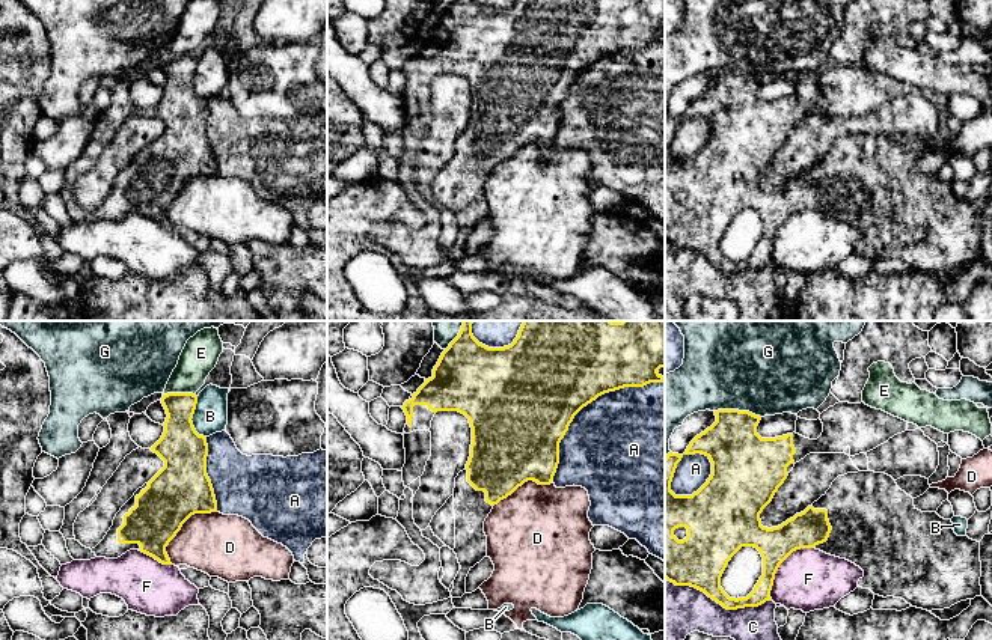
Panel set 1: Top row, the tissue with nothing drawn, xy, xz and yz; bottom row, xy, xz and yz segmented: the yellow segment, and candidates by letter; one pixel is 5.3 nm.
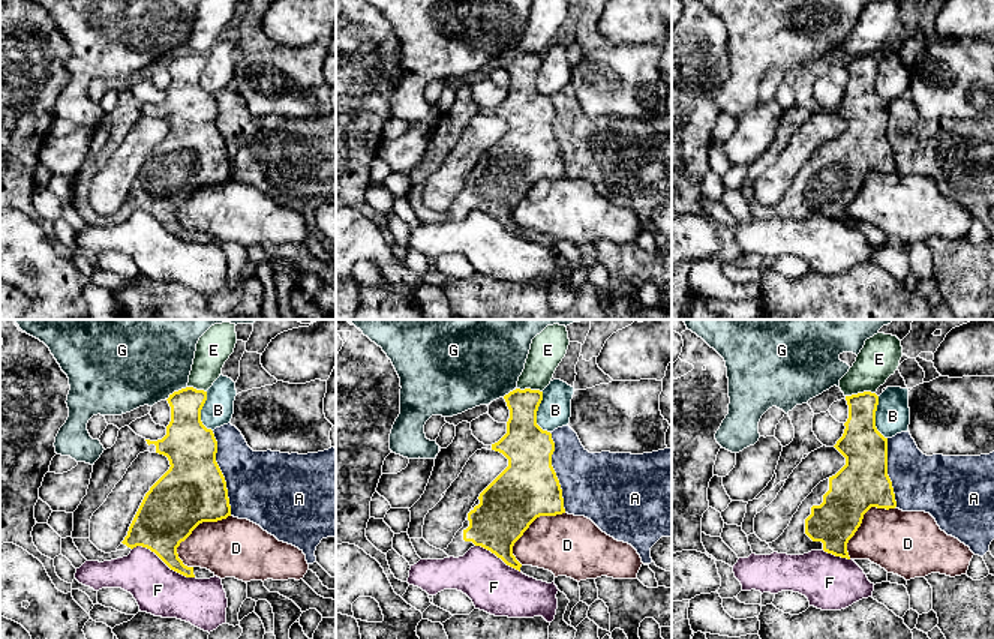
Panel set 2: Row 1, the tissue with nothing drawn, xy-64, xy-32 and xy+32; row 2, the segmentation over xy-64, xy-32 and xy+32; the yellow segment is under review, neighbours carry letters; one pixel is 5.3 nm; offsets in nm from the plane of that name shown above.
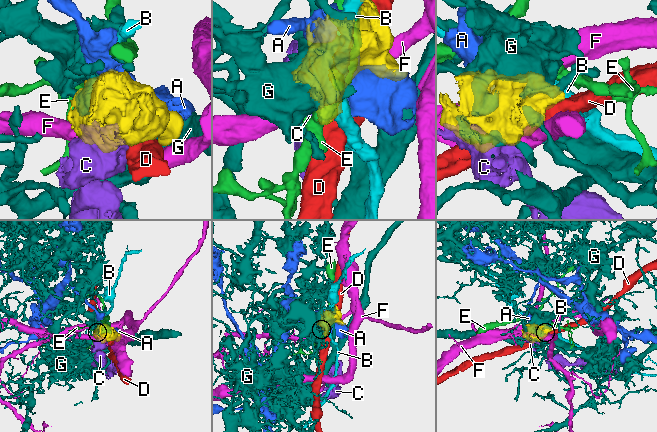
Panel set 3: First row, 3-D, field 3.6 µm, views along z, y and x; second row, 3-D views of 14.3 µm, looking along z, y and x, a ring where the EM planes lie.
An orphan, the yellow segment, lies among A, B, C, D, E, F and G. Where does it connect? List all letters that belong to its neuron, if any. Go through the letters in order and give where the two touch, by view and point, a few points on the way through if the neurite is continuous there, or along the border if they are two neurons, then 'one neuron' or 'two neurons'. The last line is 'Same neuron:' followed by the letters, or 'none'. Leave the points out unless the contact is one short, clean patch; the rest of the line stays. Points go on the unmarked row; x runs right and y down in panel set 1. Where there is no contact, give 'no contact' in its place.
A: xz (587, 67) | two neurons
B: xy (192, 80) | two neurons
C: yz (718, 265) | two neurons
D: xy (181, 188) | two neurons
E: xy (178, 56) | along xy (193, 56), (163, 57) | two neurons
F: yz (780, 226) | two neurons
G: yz (737, 73) | two neurons
Same neuron: none

